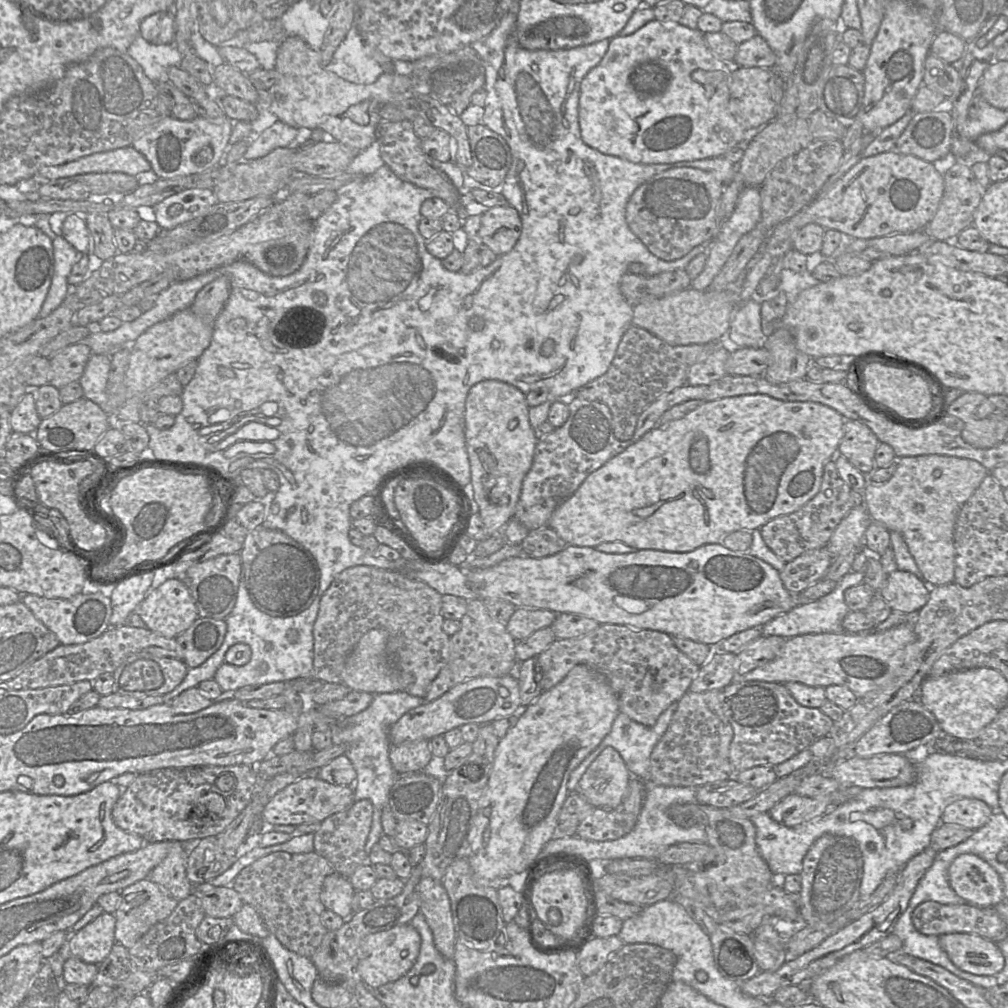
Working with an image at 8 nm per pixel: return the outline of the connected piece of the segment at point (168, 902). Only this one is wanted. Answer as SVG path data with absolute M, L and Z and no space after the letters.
M148 879L135 882L124 888L120 894L121 902L114 912L116 918L115 940L127 949L132 948L152 926L166 919L179 903L158 884Z

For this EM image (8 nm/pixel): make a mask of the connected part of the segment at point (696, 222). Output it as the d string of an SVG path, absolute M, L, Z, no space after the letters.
M692 167L668 169L633 192L626 205L627 224L656 257L665 261L680 259L717 235L716 208L723 189L724 184L709 171Z

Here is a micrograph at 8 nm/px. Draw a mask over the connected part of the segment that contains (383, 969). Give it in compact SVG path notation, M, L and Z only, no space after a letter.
M410 923L367 935L358 948L358 971L362 981L375 989L395 982L412 968L419 955L420 946L421 936Z

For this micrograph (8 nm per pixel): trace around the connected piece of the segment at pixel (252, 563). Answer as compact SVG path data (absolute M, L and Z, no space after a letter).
M262 525L257 526L255 529L248 531L242 549L240 551L241 557L241 575L240 581L244 581L245 588L249 594L249 597L254 604L254 606L260 611L273 616L273 617L290 617L299 614L300 612L306 610L317 596L319 585L320 585L320 569L318 563L314 556L300 543L289 537L284 532L277 529L267 529Z

